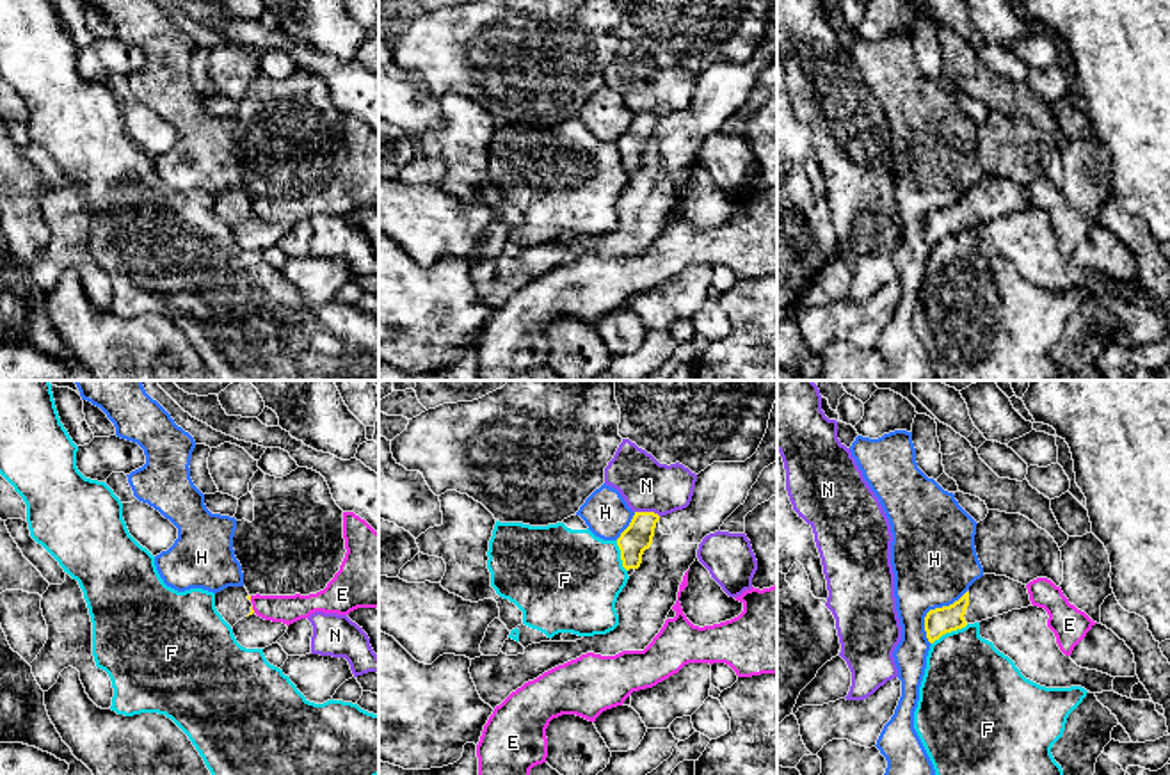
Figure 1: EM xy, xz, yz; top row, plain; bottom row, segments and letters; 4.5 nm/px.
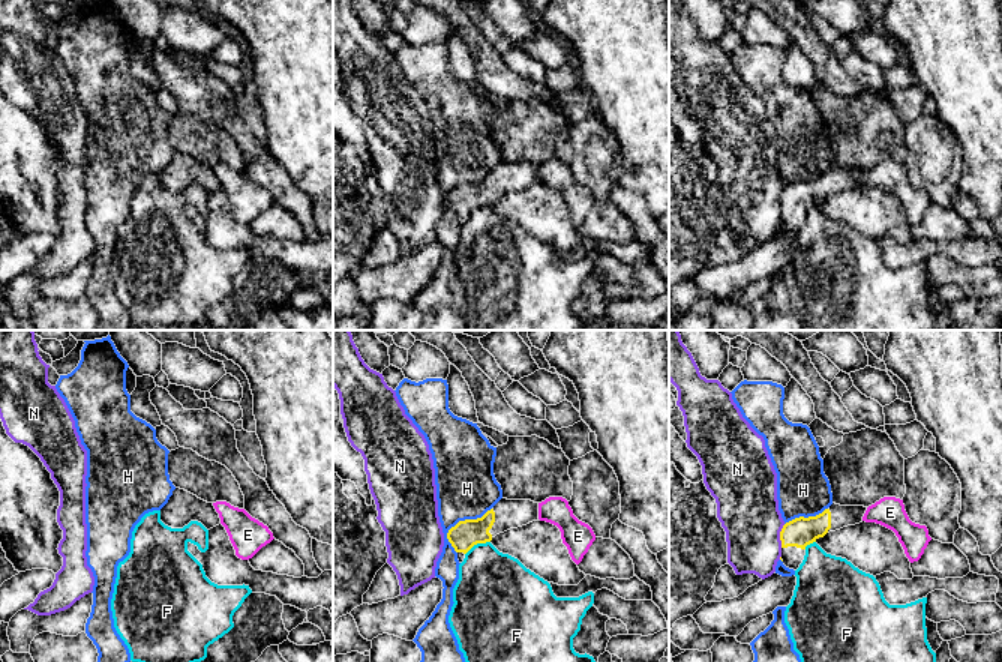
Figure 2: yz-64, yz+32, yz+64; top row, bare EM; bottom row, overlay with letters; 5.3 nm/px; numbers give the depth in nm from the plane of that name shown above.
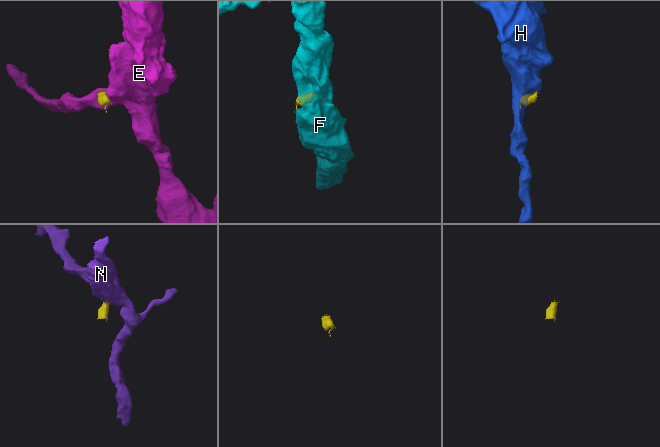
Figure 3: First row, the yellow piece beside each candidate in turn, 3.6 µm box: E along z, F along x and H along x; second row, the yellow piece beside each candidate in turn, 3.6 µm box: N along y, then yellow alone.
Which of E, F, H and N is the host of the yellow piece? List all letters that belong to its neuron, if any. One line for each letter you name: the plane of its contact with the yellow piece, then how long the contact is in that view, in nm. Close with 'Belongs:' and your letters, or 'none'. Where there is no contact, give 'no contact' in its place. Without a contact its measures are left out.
Belongs: none

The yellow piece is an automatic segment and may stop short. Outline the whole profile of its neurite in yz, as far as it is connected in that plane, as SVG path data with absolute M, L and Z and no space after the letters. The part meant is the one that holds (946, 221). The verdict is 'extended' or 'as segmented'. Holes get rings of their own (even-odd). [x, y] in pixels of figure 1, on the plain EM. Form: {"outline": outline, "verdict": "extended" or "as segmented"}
{"outline": "M983 176L953 206L930 212L925 233L930 245L942 236L982 224L1012 212L1031 208L1026 187L1006 178Z", "verdict": "extended"}

